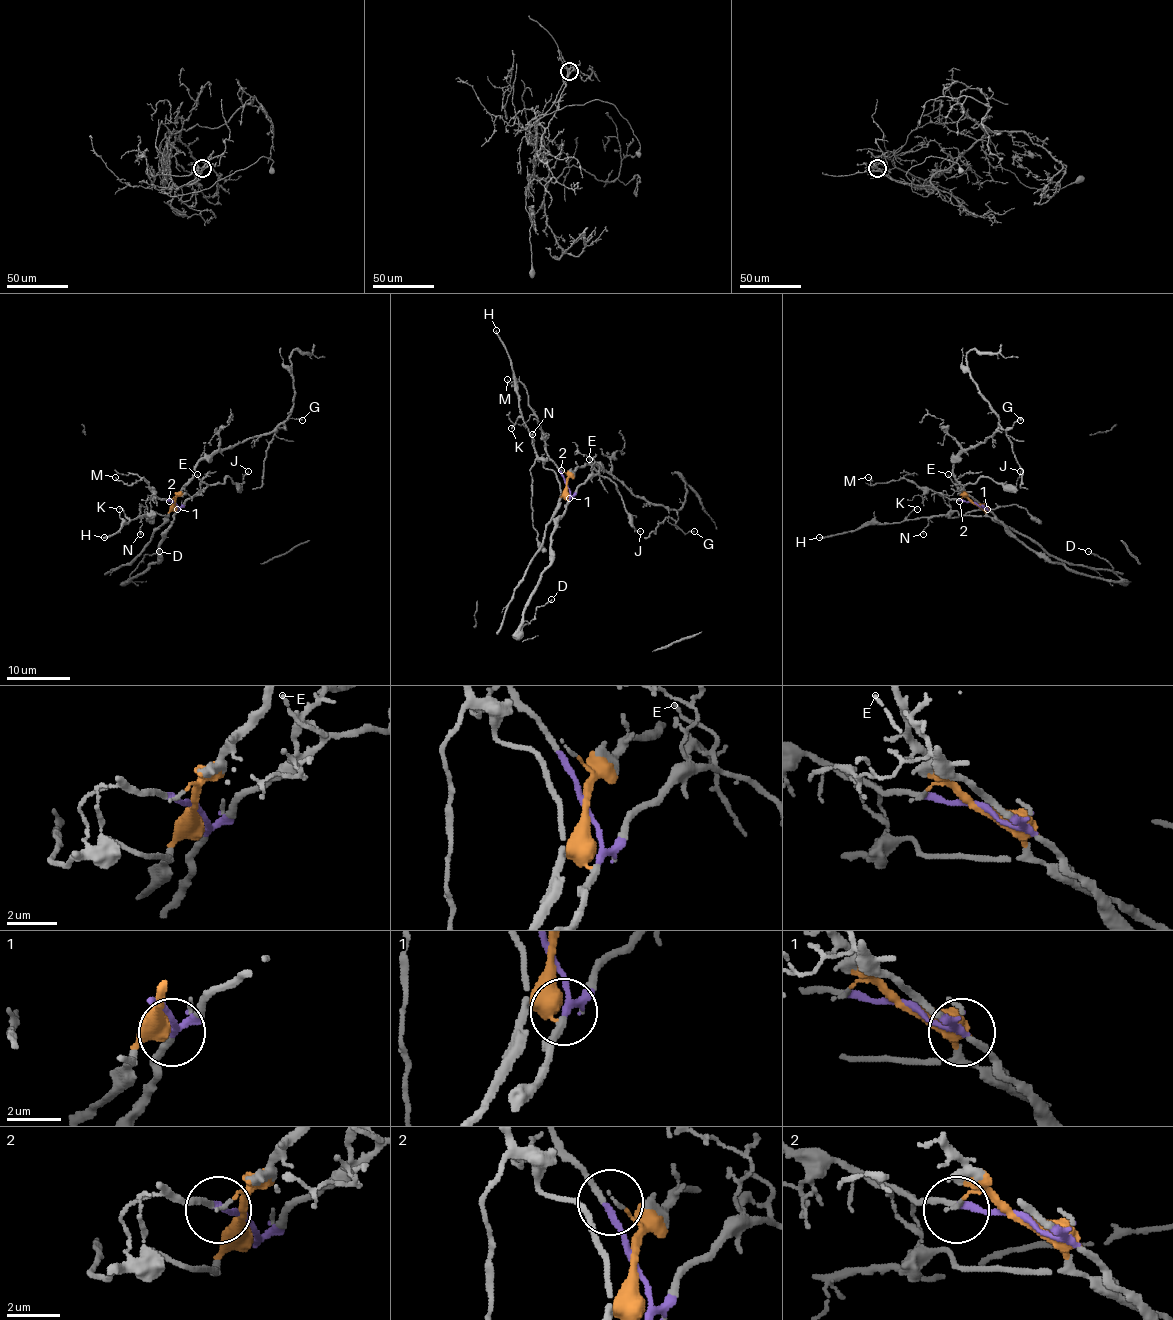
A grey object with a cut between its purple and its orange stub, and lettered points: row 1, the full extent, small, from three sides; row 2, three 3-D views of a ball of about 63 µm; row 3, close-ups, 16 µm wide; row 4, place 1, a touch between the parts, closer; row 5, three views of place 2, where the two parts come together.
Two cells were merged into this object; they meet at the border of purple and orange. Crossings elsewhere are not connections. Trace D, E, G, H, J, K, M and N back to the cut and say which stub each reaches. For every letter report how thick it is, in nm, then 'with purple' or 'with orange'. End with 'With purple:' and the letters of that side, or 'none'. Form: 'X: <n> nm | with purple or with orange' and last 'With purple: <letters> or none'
D: 120 nm | with purple
E: 110 nm | with purple
G: 150 nm | with orange
H: 200 nm | with orange
J: 130 nm | with purple
K: 120 nm | with orange
M: 110 nm | with purple
N: 140 nm | with orange
With purple: D, E, J, M

